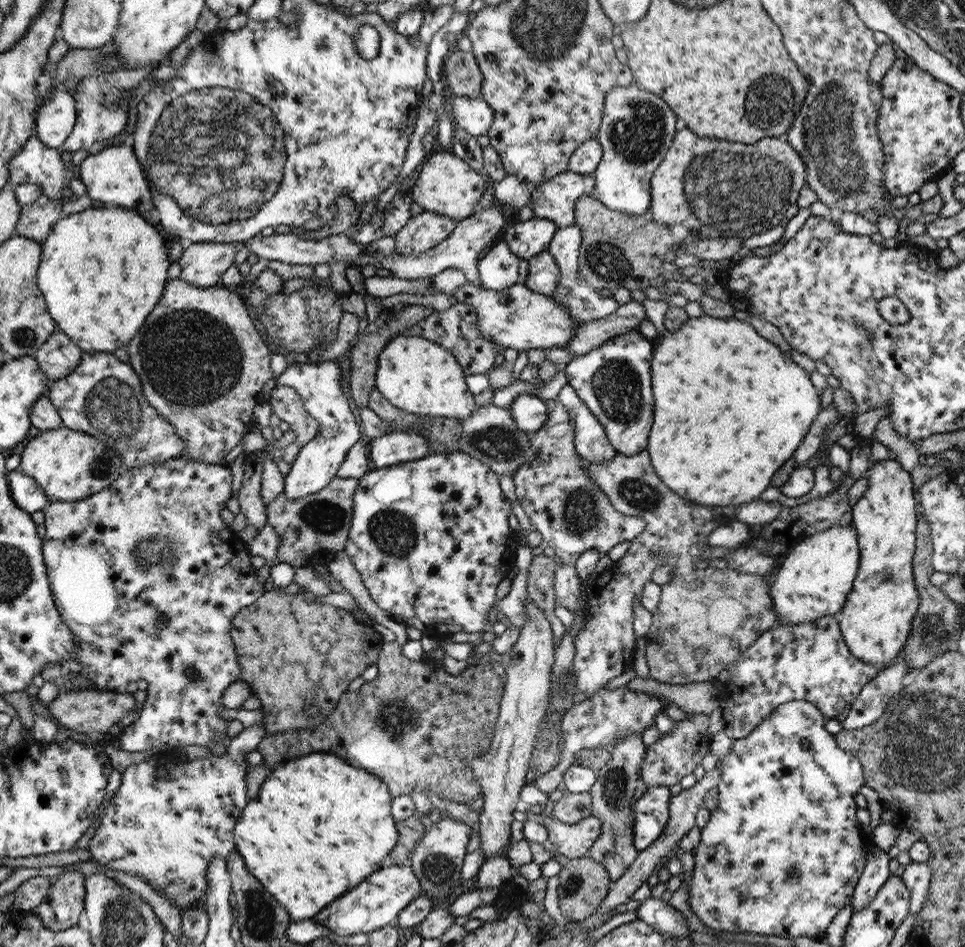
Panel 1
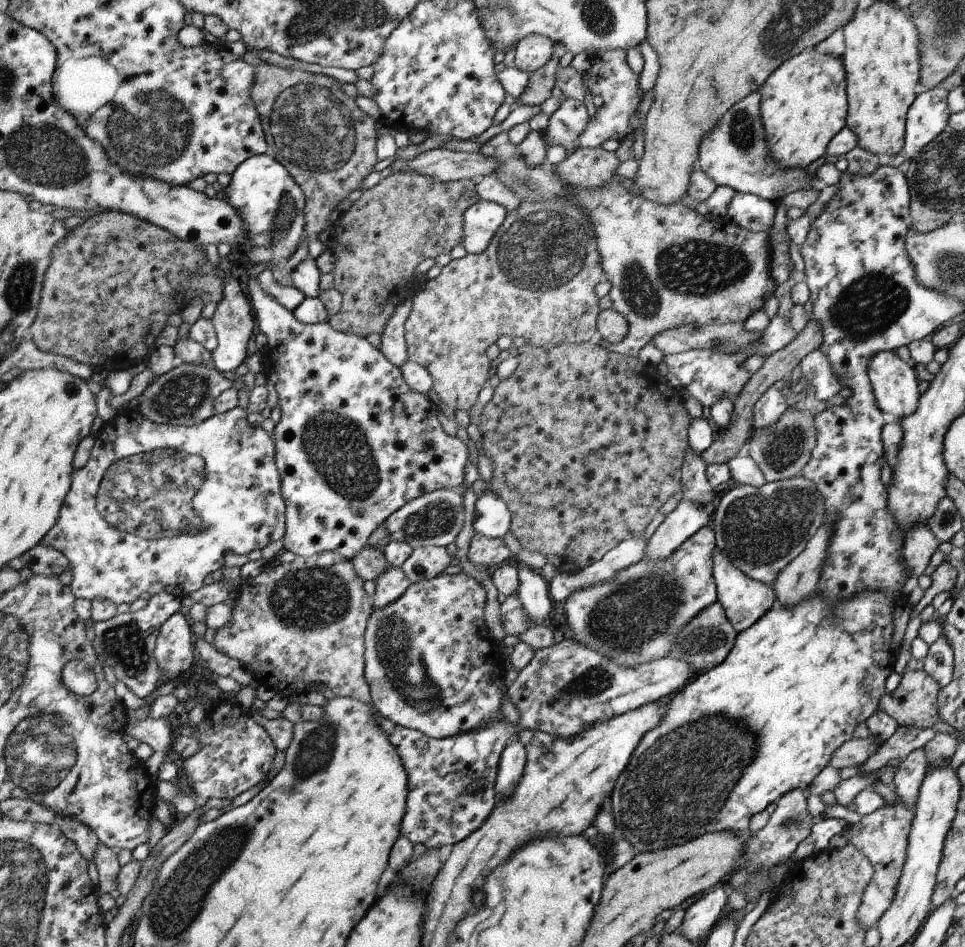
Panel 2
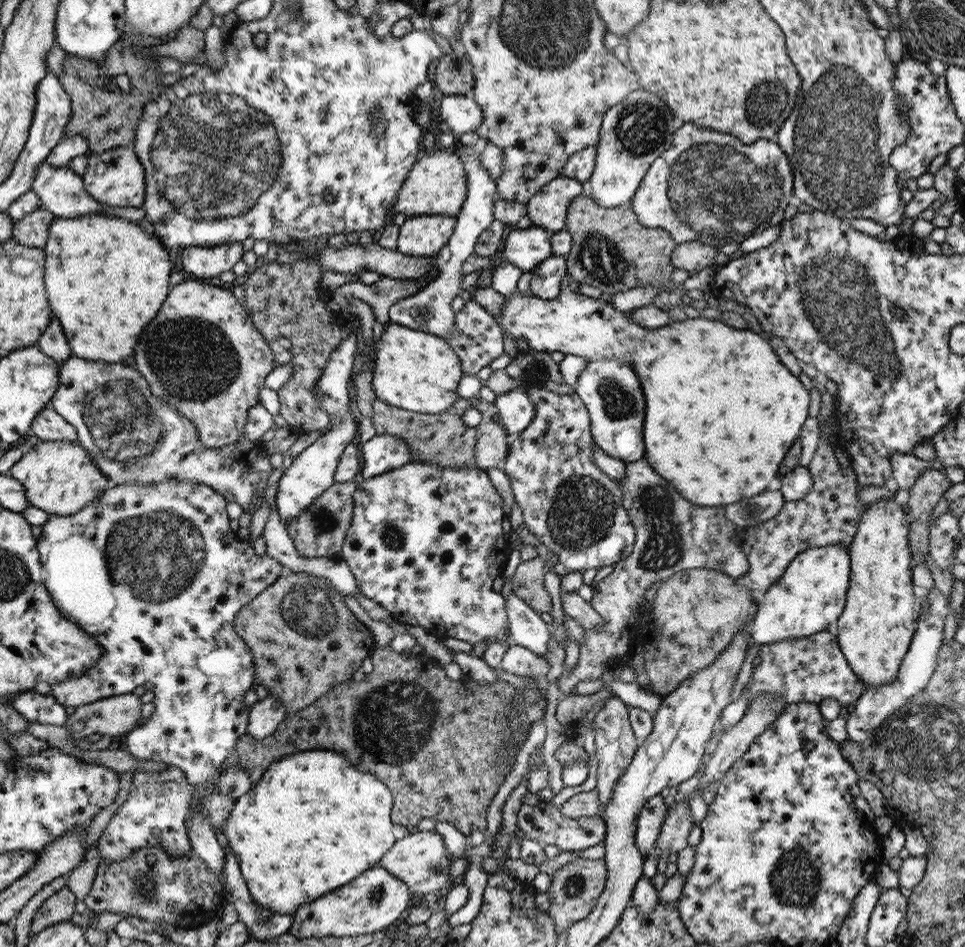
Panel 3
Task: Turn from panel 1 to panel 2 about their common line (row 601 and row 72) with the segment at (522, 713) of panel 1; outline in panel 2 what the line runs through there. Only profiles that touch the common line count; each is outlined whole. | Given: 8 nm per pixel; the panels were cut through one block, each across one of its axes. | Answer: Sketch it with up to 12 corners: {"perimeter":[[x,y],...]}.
{"perimeter":[[530,34],[514,50],[513,66],[527,73],[550,62],[550,36]]}

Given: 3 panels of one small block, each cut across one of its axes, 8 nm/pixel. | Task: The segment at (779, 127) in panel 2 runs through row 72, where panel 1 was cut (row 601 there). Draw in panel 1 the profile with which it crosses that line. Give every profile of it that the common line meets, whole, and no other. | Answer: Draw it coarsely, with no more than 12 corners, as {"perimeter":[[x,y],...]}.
{"perimeter":[[853,523],[794,545],[769,583],[778,624],[839,613],[859,562]]}

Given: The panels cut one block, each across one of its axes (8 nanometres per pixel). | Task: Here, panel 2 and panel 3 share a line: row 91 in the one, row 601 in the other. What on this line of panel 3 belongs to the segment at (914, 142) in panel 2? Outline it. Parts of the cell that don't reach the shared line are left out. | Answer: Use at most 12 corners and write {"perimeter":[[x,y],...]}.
{"perimeter":[[934,586],[892,683],[845,711],[849,740],[874,731],[931,681],[949,601]]}

